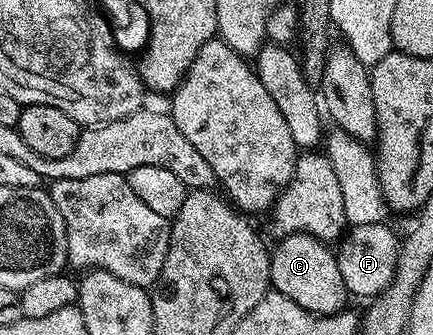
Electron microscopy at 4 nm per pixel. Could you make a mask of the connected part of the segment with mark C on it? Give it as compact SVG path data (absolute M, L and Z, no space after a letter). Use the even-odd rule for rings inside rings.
M286 234L278 242L269 259L269 281L276 293L295 300L299 308L307 308L312 314L337 314L346 309L347 291L337 255L326 243L310 234Z

